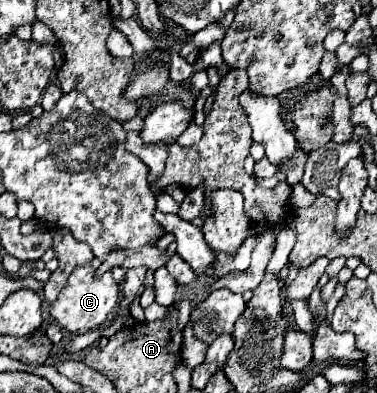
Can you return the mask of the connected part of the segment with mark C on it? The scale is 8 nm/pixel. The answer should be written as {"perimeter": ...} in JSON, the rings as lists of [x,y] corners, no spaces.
{"perimeter":[[[84,265],[76,267],[70,273],[56,301],[50,303],[50,315],[62,329],[70,333],[86,333],[100,327],[108,319],[108,315],[118,309],[118,303],[120,303],[120,285],[114,281],[112,273],[104,273],[102,277],[96,279],[92,267]]]}

